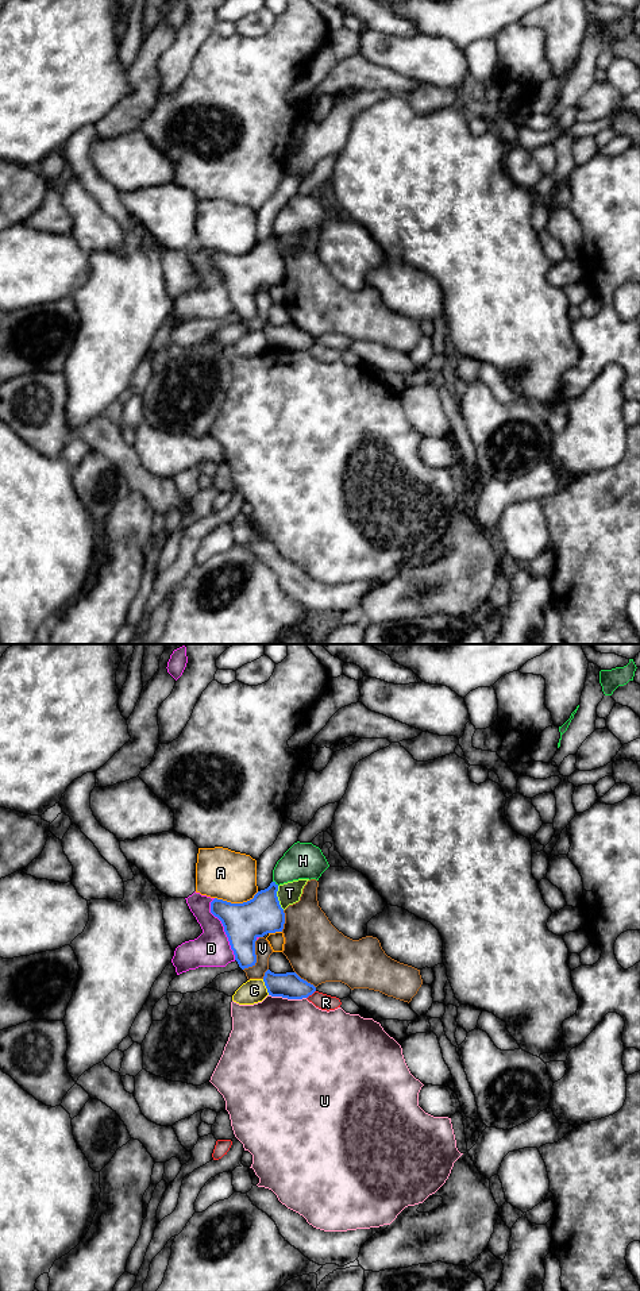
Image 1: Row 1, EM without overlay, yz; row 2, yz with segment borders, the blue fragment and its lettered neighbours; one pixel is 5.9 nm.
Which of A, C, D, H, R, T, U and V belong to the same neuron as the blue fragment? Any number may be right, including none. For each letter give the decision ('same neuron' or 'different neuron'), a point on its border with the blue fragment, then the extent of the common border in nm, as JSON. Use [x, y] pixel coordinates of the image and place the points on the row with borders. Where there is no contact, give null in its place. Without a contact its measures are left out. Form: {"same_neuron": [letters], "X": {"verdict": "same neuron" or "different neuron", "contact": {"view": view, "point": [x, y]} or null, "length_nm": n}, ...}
{"same_neuron": [], "A": {"verdict": "different neuron", "contact": {"view": "yz", "point": [236, 904]}, "length_nm": 260}, "C": {"verdict": "different neuron", "contact": {"view": "yz", "point": [266, 987]}, "length_nm": 100}, "D": {"verdict": "different neuron", "contact": {"view": "yz", "point": [224, 929]}, "length_nm": 400}, "H": {"verdict": "different neuron", "contact": {"view": "yz", "point": [274, 882]}, "length_nm": 50}, "R": {"verdict": "different neuron", "contact": {"view": "yz", "point": [311, 994]}, "length_nm": 80}, "T": {"verdict": "different neuron", "contact": {"view": "yz", "point": [277, 898]}, "length_nm": 150}, "U": {"verdict": "different neuron", "contact": {"view": "yz", "point": [288, 998]}, "length_nm": 220}, "V": {"verdict": "different neuron", "contact": {"view": "yz", "point": [255, 958]}, "length_nm": 200}}

